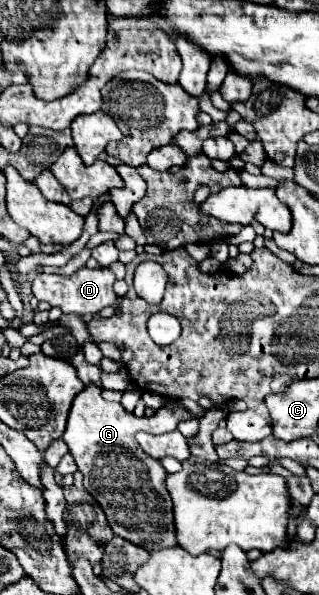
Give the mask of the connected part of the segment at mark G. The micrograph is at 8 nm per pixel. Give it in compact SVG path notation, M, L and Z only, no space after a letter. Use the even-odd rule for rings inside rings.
M87 385L81 395L73 401L69 411L67 429L63 441L69 447L79 471L83 473L85 489L99 501L107 521L117 537L129 539L147 551L157 551L159 547L177 547L175 523L173 523L173 503L165 487L167 471L163 465L149 457L135 441L137 431L145 433L165 433L175 431L181 421L199 419L201 415L189 413L183 405L159 409L153 417L135 417L125 411L121 403L109 403L101 397L101 389Z

